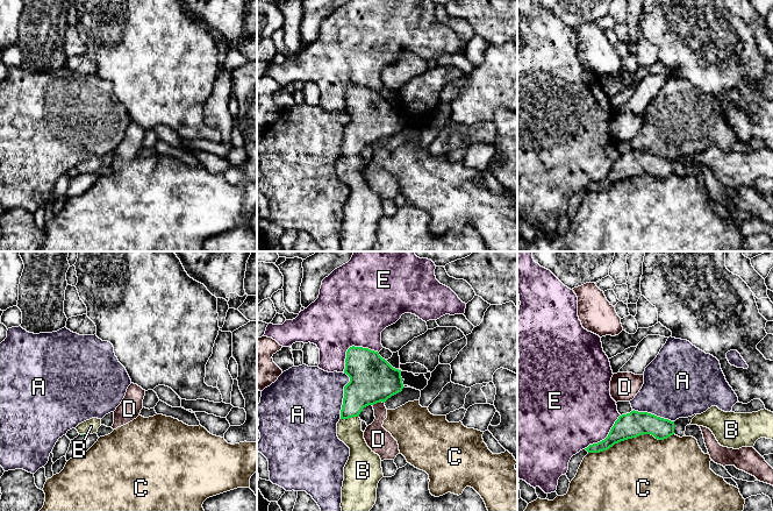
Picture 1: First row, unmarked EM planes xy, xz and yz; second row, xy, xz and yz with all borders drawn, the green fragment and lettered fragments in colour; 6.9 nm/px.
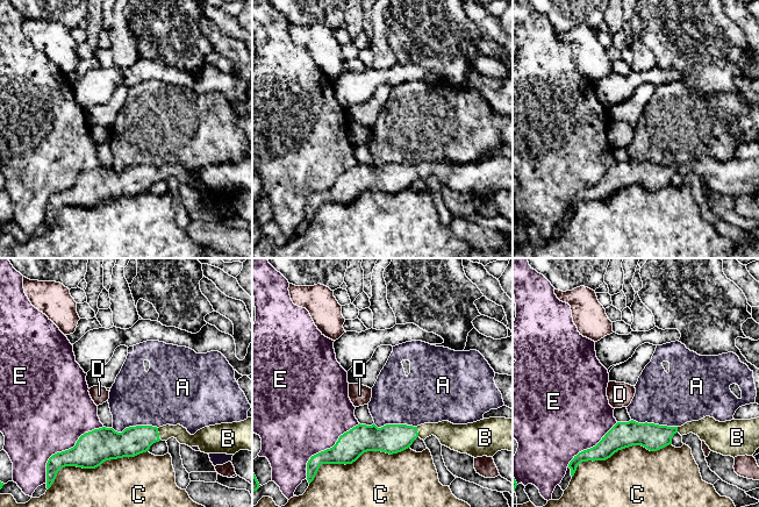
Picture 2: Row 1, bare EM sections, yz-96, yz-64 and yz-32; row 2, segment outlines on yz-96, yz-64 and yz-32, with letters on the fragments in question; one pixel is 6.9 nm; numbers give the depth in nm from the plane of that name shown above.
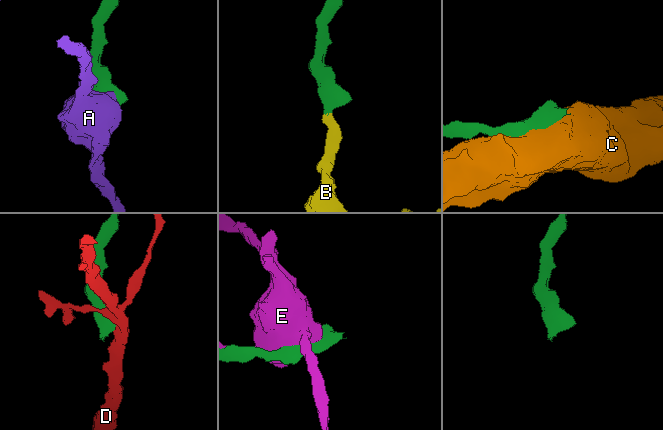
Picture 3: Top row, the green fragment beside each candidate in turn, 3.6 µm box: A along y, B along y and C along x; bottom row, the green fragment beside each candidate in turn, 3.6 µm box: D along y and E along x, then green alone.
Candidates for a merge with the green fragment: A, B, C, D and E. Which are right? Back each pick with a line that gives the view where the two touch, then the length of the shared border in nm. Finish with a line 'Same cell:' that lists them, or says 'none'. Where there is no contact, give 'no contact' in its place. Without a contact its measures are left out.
B: contact in xz; length 130 nm
Same cell: B

